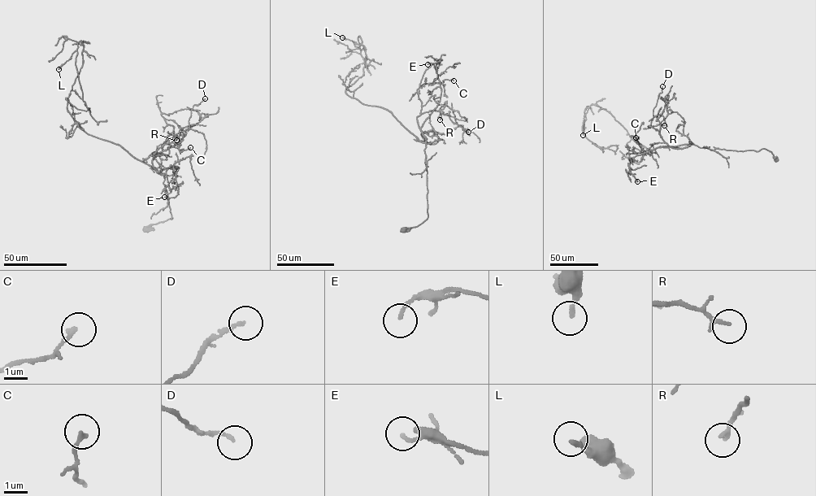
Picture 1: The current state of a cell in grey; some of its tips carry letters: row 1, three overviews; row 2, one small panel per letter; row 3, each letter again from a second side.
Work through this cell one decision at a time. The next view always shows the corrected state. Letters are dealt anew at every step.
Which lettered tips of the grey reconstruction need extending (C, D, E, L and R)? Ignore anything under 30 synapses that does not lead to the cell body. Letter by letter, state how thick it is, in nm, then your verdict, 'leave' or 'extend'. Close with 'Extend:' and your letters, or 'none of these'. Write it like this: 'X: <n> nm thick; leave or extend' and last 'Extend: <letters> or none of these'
C: 180 nm thick; leave
D: 120 nm thick; leave
E: 140 nm thick; leave
L: 170 nm thick; leave
R: 180 nm thick; leave
Extend: none of these

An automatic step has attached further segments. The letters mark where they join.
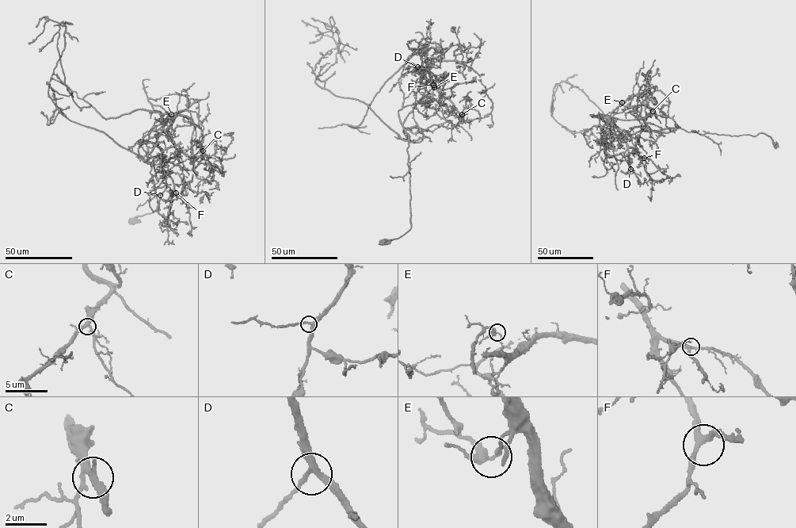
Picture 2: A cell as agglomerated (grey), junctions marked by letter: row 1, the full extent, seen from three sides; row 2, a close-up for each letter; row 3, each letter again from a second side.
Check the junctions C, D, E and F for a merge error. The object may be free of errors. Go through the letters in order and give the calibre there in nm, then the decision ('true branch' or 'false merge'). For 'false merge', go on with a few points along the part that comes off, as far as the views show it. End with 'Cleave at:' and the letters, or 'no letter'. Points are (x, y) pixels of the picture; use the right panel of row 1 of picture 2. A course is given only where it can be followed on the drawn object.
C: 280 nm thick; true branch
D: 280 nm thick; true branch
E: 280 nm thick; false merge; foreign part runs (622, 102), (607, 116), (592, 116), (602, 114), (624, 120), (638, 120), (651, 111), (645, 100)
F: 280 nm thick; true branch
Cleave at: E

